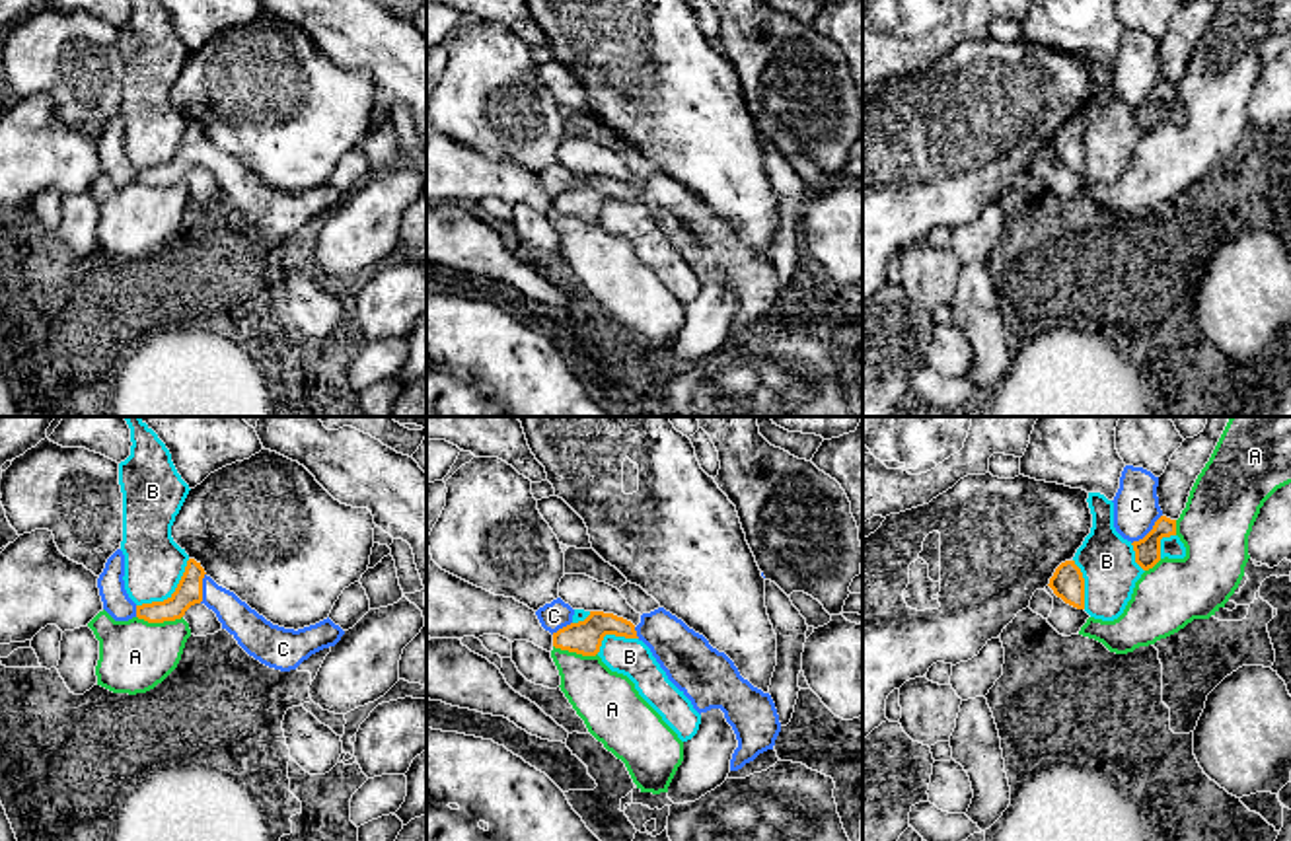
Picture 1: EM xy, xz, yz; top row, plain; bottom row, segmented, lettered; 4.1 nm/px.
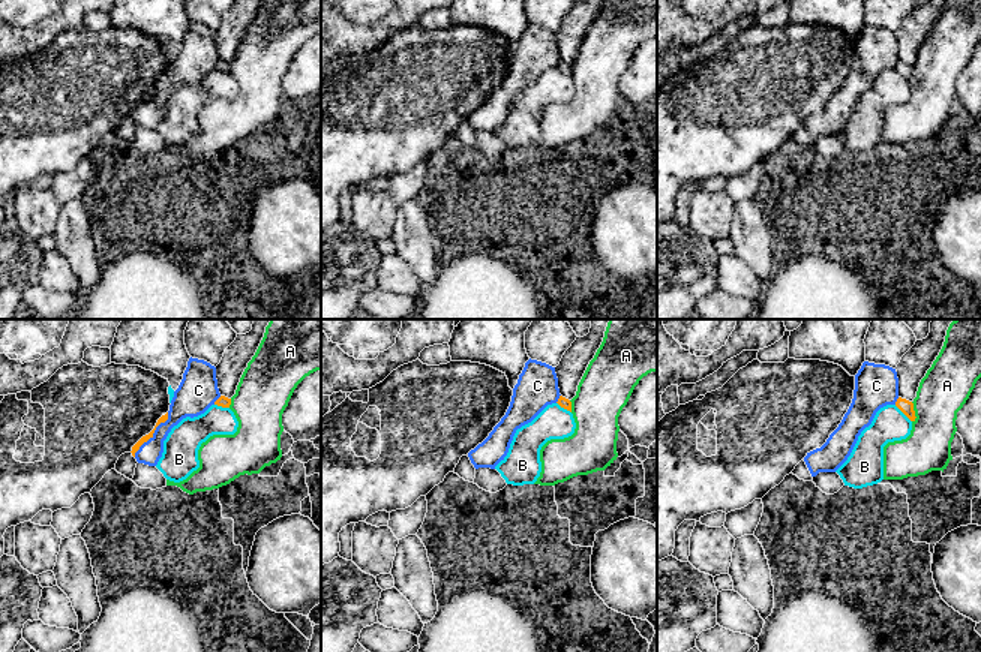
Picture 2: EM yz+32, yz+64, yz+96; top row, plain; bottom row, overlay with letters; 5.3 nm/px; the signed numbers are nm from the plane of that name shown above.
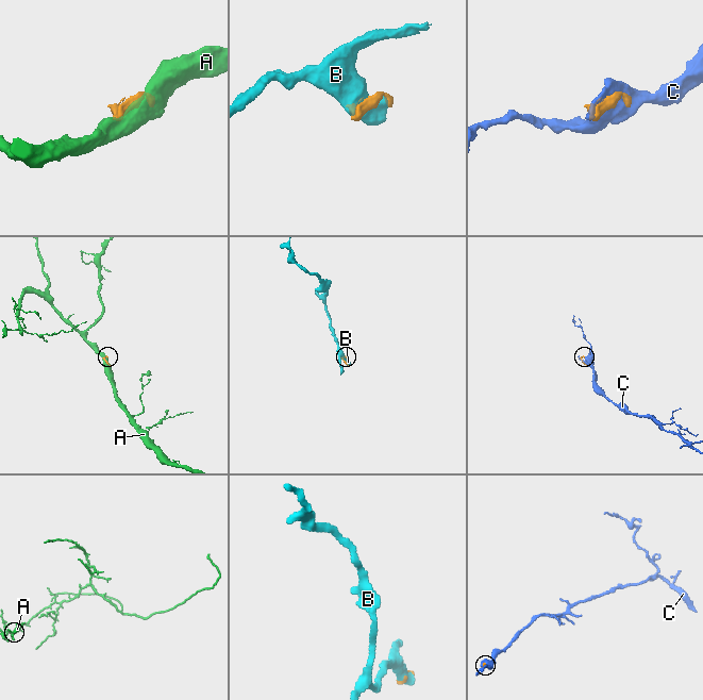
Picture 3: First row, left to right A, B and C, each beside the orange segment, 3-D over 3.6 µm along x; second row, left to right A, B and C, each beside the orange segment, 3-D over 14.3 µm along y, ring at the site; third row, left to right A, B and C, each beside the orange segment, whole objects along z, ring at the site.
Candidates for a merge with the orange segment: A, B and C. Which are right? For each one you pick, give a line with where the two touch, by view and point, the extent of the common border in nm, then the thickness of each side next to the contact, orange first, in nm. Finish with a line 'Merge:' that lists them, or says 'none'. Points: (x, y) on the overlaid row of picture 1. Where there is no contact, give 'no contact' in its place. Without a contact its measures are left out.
C: contact yz (1149, 532); length 180 nm; calibres 110 and 190 nm
Merge: C

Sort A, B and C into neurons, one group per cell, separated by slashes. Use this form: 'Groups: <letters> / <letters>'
Groups: A / B / C

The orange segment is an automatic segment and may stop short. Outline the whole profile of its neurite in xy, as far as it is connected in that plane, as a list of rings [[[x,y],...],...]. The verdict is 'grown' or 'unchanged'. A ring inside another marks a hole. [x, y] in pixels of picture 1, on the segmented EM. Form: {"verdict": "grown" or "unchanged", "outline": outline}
{"verdict": "grown", "outline": [[[117,549],[97,578],[103,609],[115,621],[132,617],[148,623],[175,621],[191,605],[204,603],[249,656],[280,672],[296,670],[312,654],[335,646],[345,635],[329,617],[298,631],[273,625],[234,592],[218,586],[195,559],[187,561],[175,592],[164,602],[136,605],[125,590],[123,576],[125,555]]]}

